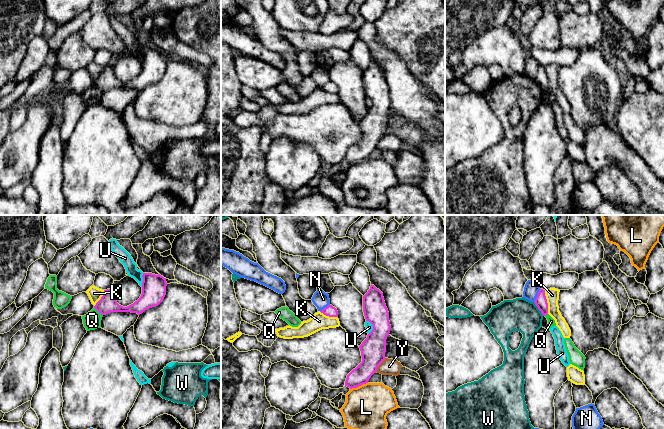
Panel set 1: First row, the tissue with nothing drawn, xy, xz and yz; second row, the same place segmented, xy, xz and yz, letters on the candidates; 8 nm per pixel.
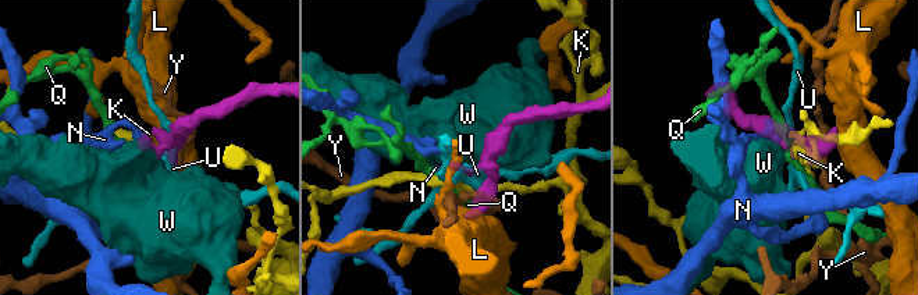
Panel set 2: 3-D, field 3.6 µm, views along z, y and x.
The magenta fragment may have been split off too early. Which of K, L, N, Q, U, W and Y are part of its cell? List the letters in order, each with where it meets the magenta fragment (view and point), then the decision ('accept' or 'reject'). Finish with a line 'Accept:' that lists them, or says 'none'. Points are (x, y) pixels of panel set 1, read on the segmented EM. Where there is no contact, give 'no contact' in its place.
K: contact yz (546, 302); reject
L: contact xz (358, 386); reject
N: contact yz (537, 296); reject
Q: contact xy (98, 311); reject
U: contact xz (373, 327); reject
W: contact yz (538, 308); reject
Y: contact xz (379, 364); reject
Accept: none

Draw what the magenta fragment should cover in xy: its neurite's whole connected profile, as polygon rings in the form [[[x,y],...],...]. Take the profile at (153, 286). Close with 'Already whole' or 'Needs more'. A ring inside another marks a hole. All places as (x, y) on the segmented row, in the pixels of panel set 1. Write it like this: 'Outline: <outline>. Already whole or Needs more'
Outline: [[[143,273],[142,294],[133,304],[123,307],[117,303],[111,288],[104,290],[101,299],[96,303],[94,308],[106,315],[111,312],[131,312],[142,314],[145,310],[158,306],[166,295],[166,278],[160,274]]]. Already whole

